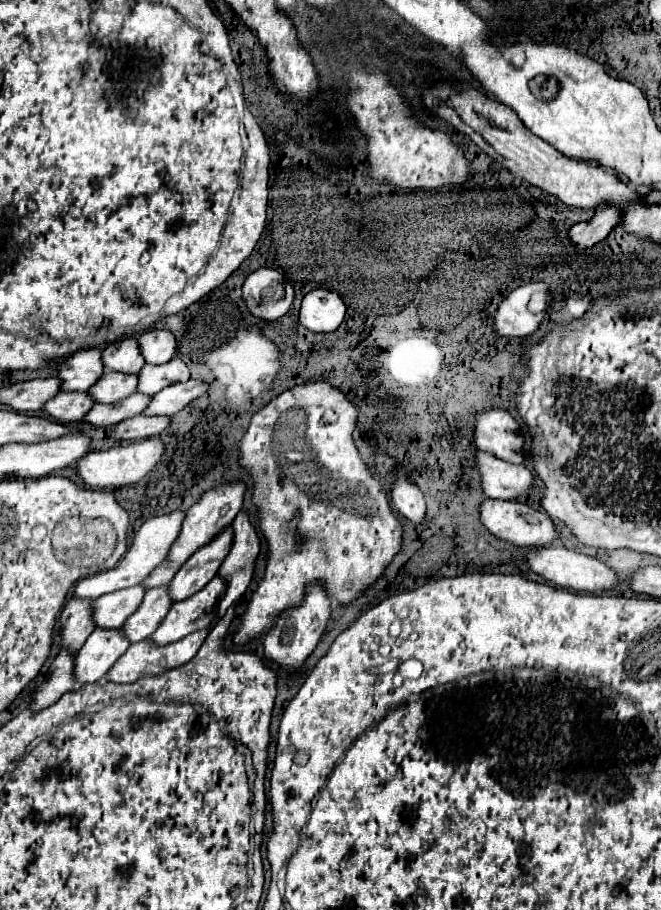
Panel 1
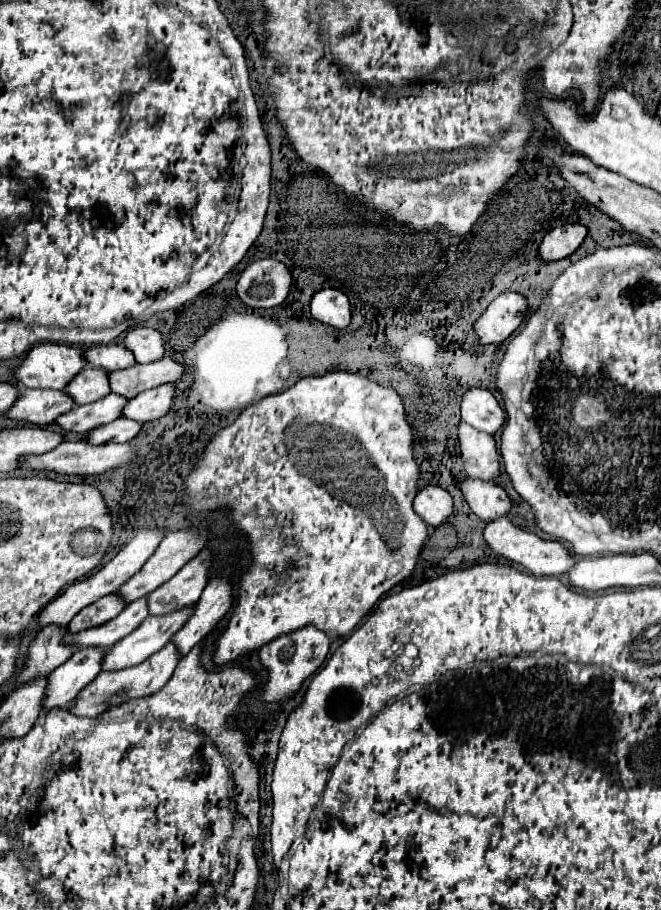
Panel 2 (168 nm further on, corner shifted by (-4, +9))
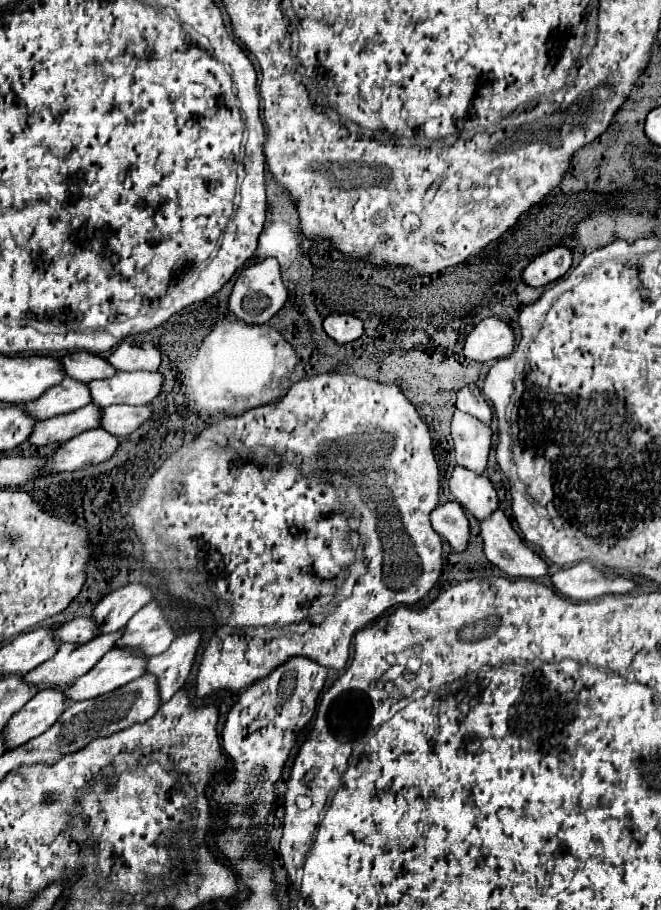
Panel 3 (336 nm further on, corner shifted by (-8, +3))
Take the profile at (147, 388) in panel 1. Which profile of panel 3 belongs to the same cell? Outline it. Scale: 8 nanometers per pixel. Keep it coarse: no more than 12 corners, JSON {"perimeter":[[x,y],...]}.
{"perimeter":[[115,372],[87,384],[95,406],[149,404],[159,372]]}

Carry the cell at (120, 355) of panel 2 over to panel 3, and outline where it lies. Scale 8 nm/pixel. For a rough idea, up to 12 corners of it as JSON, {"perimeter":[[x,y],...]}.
{"perimeter":[[71,352],[59,360],[65,376],[87,384],[117,372],[105,358]]}

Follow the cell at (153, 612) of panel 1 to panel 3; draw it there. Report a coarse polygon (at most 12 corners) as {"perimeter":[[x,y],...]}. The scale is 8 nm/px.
{"perimeter":[[123,630],[61,644],[25,676],[39,690],[65,688],[109,652]]}

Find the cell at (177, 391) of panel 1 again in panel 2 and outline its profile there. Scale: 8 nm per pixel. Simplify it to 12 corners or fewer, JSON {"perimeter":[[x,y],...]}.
{"perimeter":[[173,382],[131,398],[123,416],[149,422],[175,400]]}

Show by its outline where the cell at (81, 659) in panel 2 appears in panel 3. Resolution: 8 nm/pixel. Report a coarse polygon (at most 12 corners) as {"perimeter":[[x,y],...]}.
{"perimeter":[[37,692],[1,730],[7,750],[55,724],[67,698]]}

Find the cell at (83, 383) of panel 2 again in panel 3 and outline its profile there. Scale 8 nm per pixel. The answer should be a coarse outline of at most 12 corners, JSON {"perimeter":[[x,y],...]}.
{"perimeter":[[63,378],[39,400],[21,408],[33,420],[79,410],[91,402],[89,388]]}

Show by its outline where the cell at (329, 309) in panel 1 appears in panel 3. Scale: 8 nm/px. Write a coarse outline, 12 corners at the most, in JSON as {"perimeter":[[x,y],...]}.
{"perimeter":[[331,314],[323,328],[339,344],[363,336],[363,322],[351,314]]}

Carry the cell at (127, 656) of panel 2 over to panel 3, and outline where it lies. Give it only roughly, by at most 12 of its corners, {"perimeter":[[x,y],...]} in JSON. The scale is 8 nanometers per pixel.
{"perimeter":[[113,648],[65,688],[69,704],[143,676],[147,660]]}

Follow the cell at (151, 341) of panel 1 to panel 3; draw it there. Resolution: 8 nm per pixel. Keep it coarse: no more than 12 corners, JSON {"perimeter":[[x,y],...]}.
{"perimeter":[[121,342],[107,362],[117,370],[157,370],[153,344]]}

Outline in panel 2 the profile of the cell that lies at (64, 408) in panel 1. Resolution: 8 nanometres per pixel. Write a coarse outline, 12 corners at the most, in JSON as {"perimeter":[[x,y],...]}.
{"perimeter":[[23,390],[5,414],[45,426],[75,406],[61,390]]}

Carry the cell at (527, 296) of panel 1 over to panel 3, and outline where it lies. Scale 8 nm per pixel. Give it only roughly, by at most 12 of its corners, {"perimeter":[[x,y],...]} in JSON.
{"perimeter":[[497,316],[481,320],[465,338],[475,362],[505,358],[515,334]]}

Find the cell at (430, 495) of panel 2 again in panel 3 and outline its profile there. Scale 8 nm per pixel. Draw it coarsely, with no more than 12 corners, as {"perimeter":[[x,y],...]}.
{"perimeter":[[457,502],[431,514],[431,524],[455,552],[469,544],[469,520]]}

